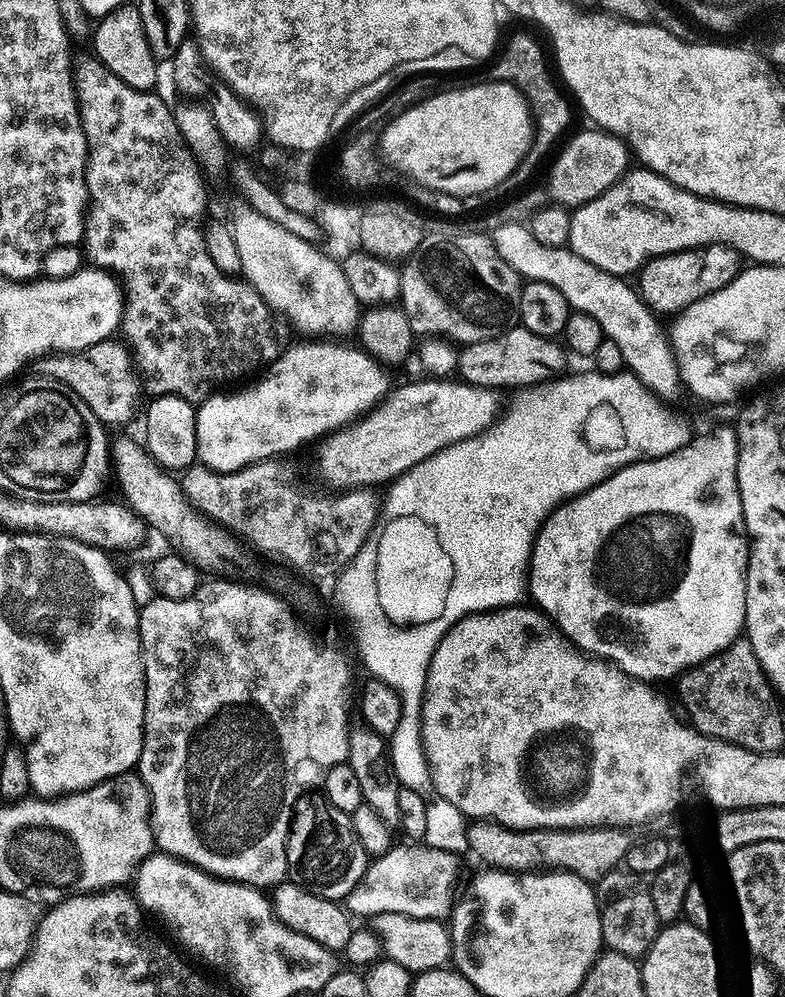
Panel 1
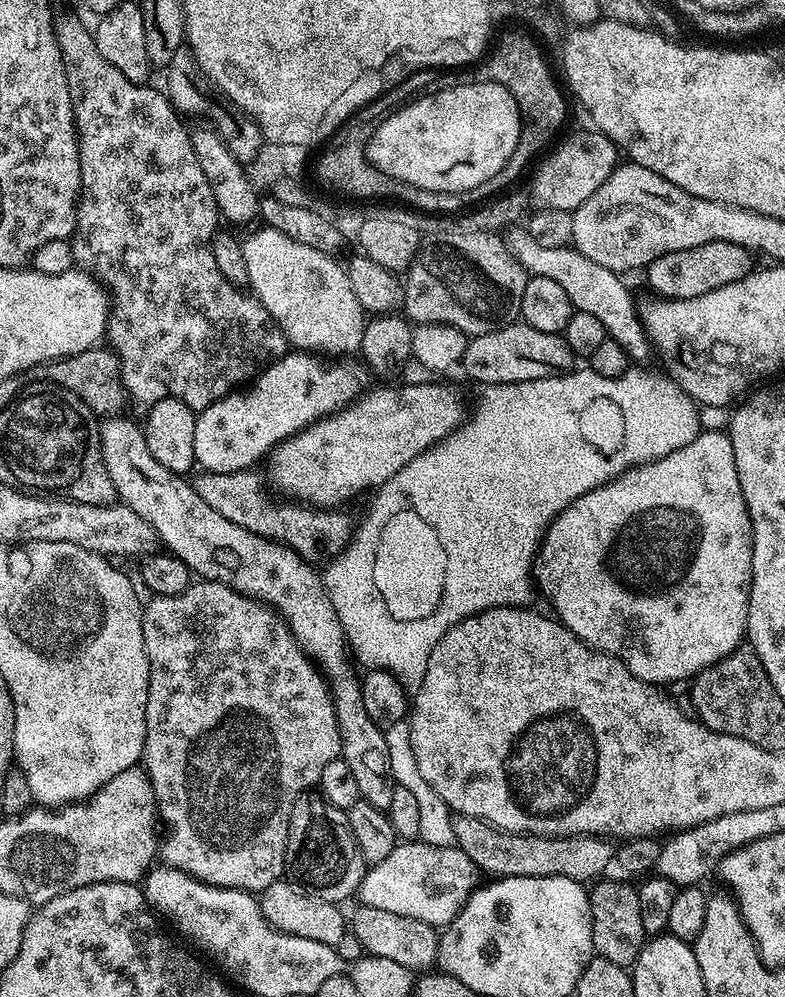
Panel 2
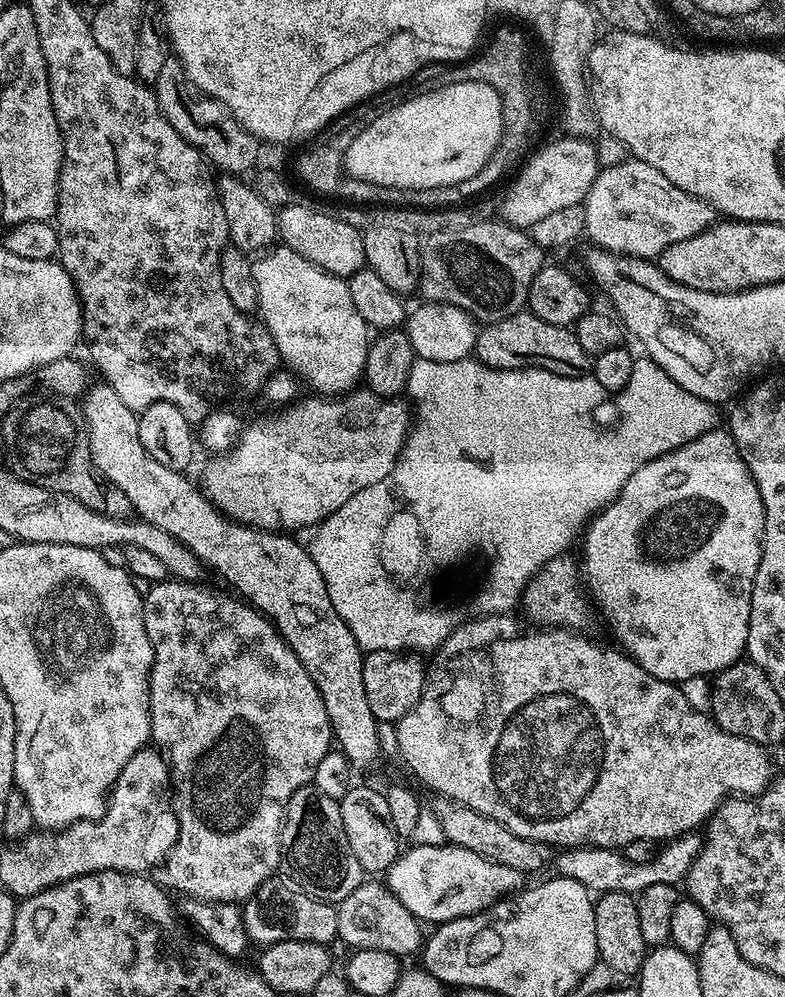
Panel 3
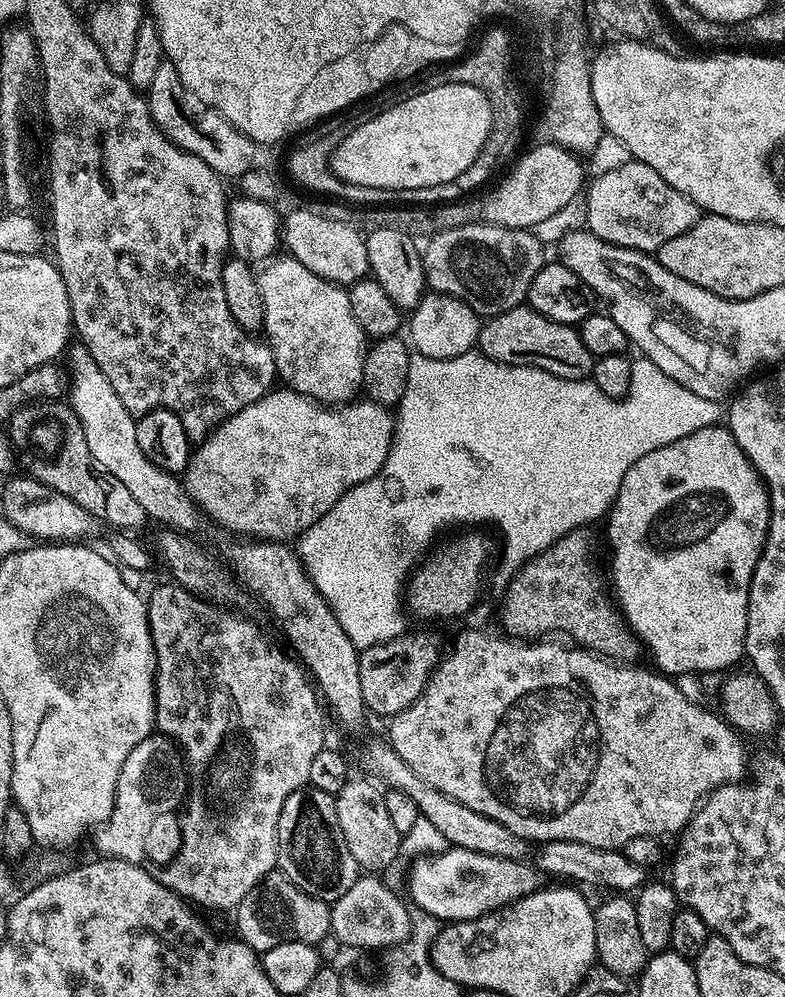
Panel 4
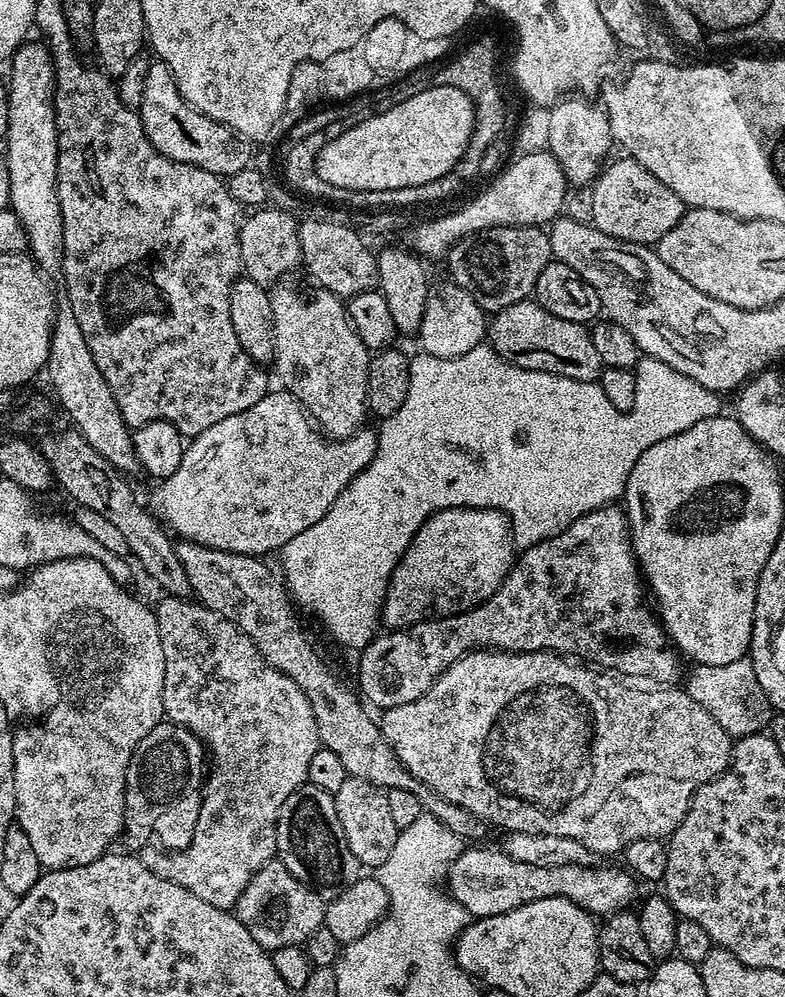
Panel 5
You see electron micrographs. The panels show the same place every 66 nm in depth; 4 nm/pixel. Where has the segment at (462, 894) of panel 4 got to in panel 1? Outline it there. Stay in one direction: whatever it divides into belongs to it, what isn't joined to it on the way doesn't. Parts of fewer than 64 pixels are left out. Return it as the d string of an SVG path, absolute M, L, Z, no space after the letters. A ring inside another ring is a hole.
M408 844L412 846L392 846L382 855L377 855L370 863L354 890L346 897L347 911L355 917L373 918L382 913L400 913L412 918L444 918L449 915L454 903L452 886L456 882L456 856L452 850L429 848L425 844Z

